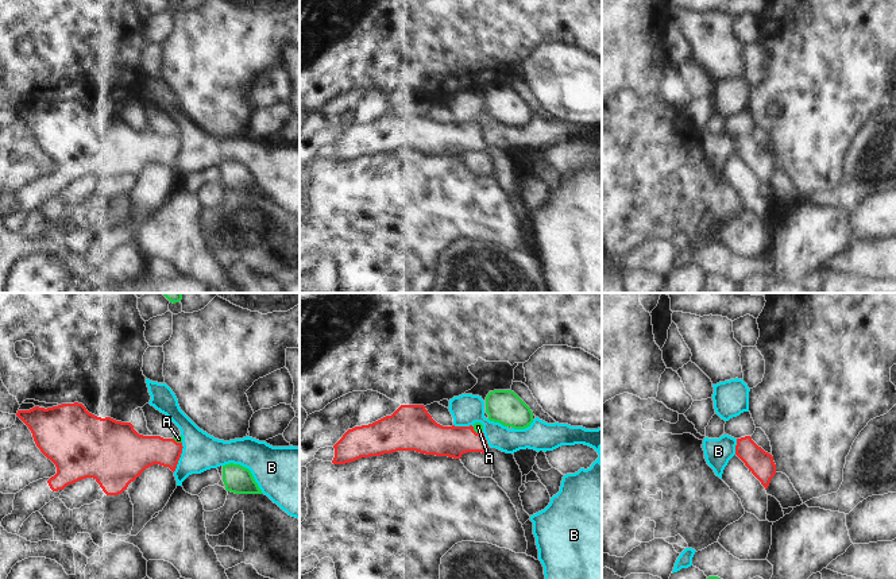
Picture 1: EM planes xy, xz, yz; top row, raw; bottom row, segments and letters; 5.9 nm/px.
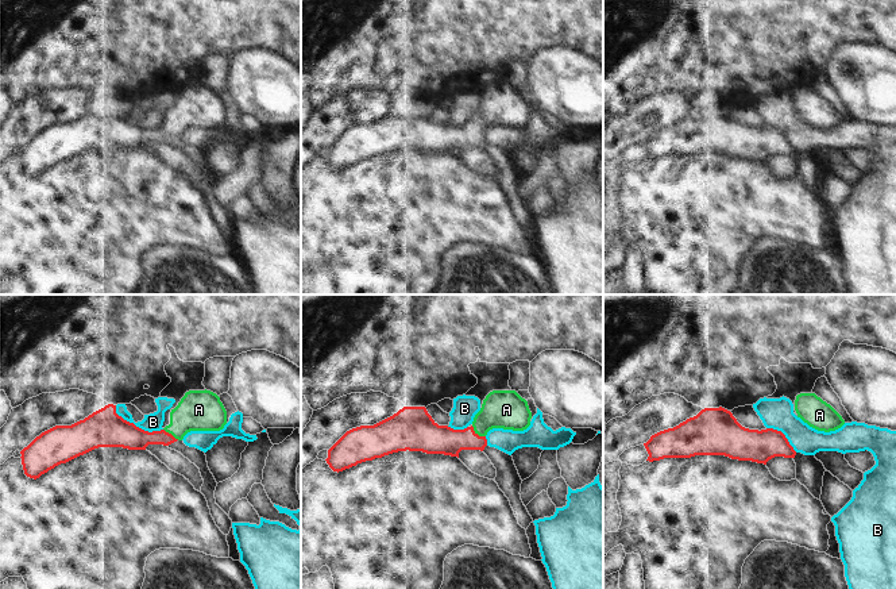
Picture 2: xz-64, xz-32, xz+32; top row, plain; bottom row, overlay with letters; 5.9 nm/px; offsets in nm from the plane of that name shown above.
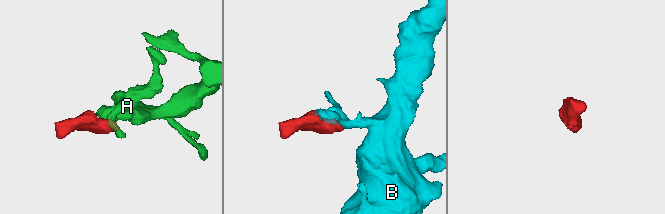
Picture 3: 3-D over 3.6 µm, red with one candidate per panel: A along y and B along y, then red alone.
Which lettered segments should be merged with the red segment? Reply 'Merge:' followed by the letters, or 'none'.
Merge: A

